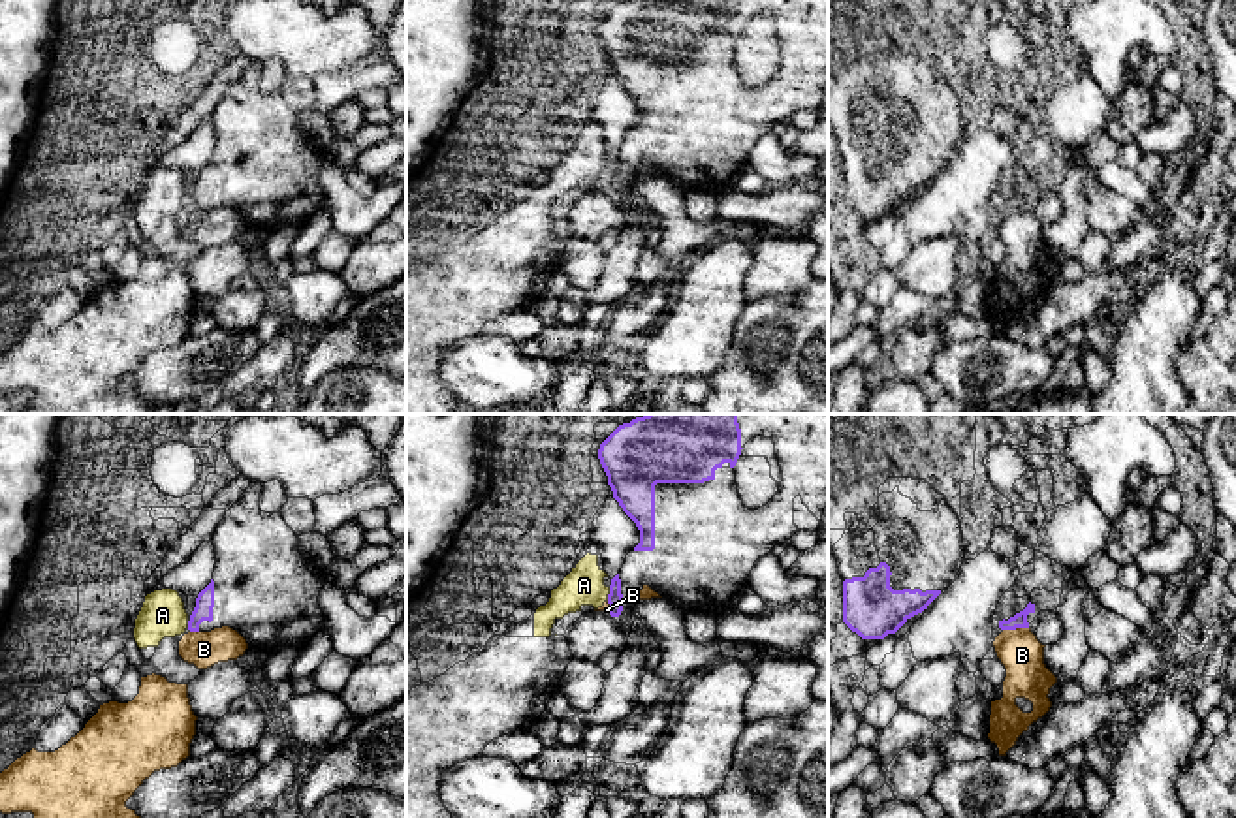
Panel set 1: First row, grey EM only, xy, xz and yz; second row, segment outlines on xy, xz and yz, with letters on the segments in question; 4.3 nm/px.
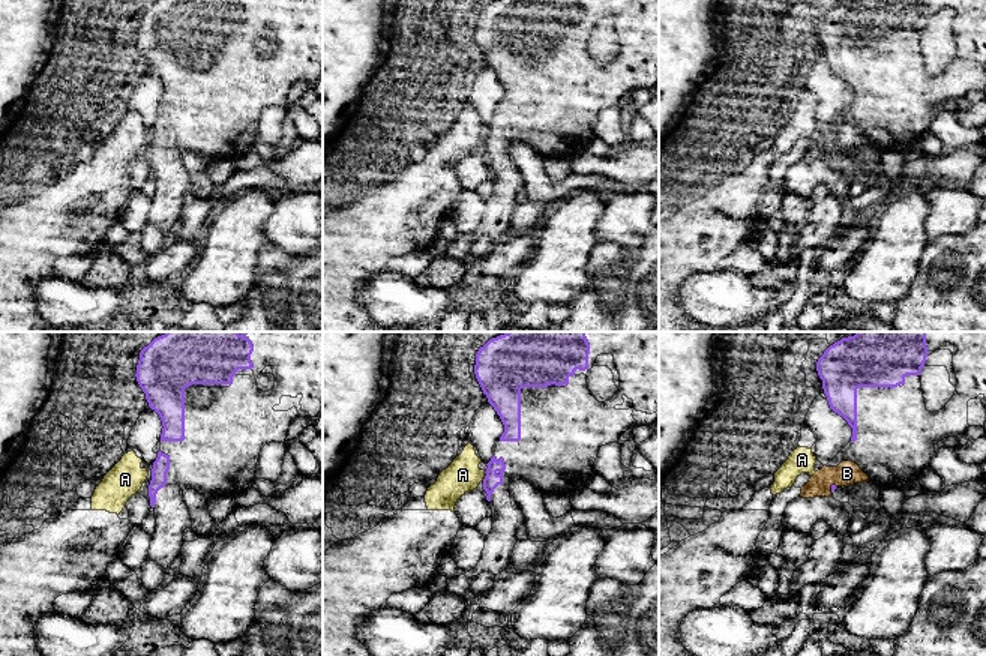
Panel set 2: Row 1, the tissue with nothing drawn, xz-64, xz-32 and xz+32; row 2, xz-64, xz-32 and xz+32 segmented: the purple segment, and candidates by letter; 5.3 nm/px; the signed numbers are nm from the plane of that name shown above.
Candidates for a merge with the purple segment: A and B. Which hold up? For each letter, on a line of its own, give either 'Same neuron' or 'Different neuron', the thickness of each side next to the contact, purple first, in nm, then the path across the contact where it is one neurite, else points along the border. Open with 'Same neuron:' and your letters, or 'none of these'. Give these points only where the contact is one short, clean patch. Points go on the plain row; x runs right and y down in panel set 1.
Same neuron: none of these
A: Different neuron. Thickness 60 nm (purple) against 170 nm. Boundary: xz (610, 166), (606, 177)
B: Different neuron. Thickness 60 nm (purple) against 190 nm

